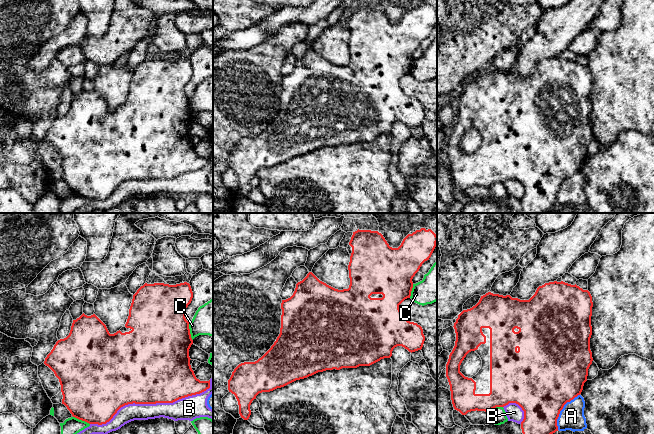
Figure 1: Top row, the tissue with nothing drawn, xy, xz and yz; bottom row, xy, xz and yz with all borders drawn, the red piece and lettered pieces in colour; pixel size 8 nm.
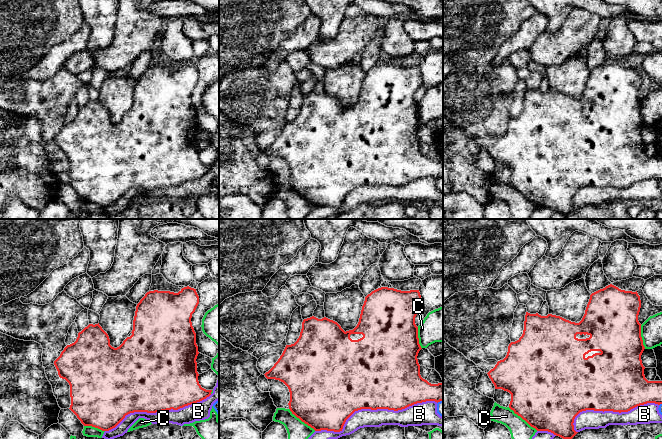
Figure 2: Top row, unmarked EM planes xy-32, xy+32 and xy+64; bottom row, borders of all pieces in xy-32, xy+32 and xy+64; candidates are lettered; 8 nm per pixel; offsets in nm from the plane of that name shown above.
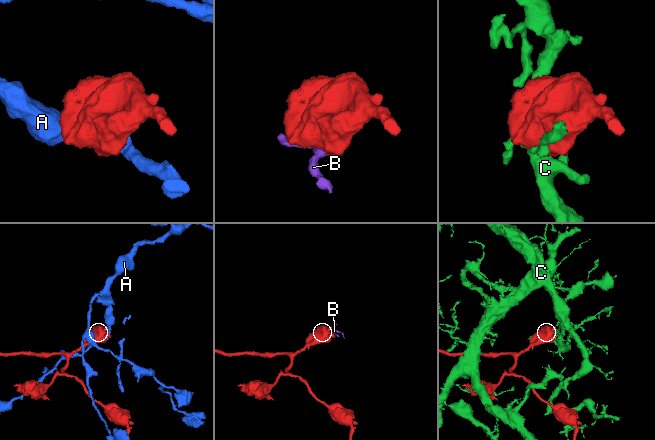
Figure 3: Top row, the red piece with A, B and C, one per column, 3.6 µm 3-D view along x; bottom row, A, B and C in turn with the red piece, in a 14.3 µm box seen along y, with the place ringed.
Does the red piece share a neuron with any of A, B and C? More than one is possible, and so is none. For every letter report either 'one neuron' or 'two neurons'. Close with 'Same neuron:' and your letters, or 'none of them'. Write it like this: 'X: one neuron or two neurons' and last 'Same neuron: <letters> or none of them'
A: two neurons
B: two neurons
C: two neurons
Same neuron: none of them

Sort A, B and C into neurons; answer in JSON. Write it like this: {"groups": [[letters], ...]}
{"groups": [["A"], ["B"], ["C"]]}

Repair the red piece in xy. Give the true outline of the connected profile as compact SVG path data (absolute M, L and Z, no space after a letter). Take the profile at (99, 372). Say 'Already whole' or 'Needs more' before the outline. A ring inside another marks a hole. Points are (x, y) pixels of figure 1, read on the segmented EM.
Needs more. M187 282L176 285L145 283L133 295L127 322L116 333L110 334L106 325L95 314L87 316L83 313L73 320L69 335L56 342L44 361L59 379L62 404L72 416L89 424L102 425L109 422L125 405L173 403L209 389L210 380L197 379L190 365L189 349L193 340L185 310L192 298L193 292Z

